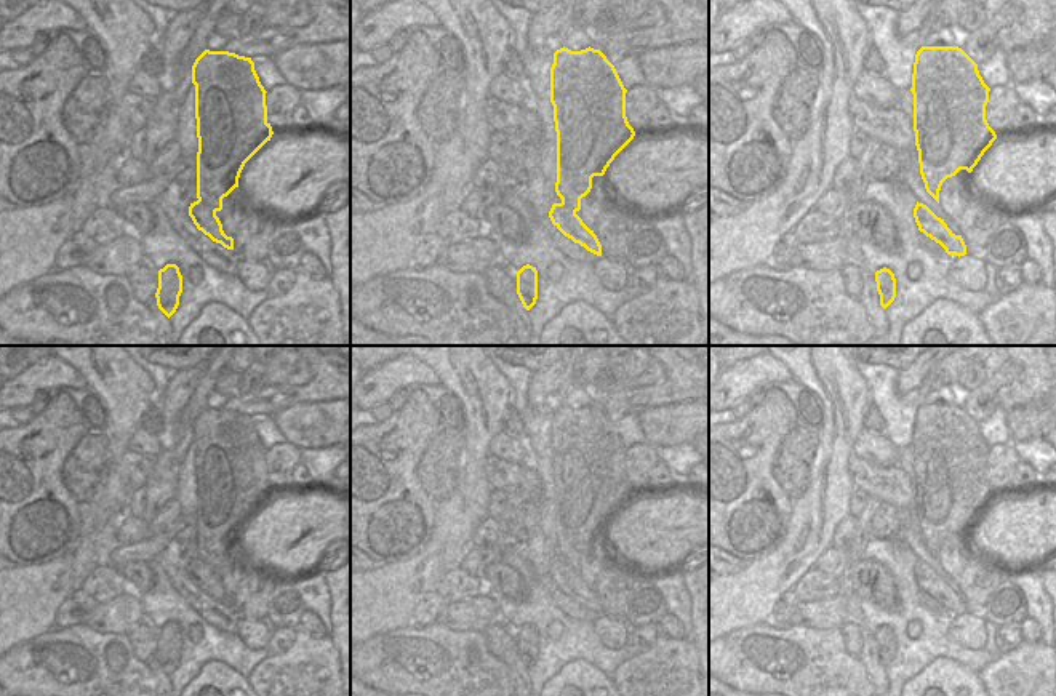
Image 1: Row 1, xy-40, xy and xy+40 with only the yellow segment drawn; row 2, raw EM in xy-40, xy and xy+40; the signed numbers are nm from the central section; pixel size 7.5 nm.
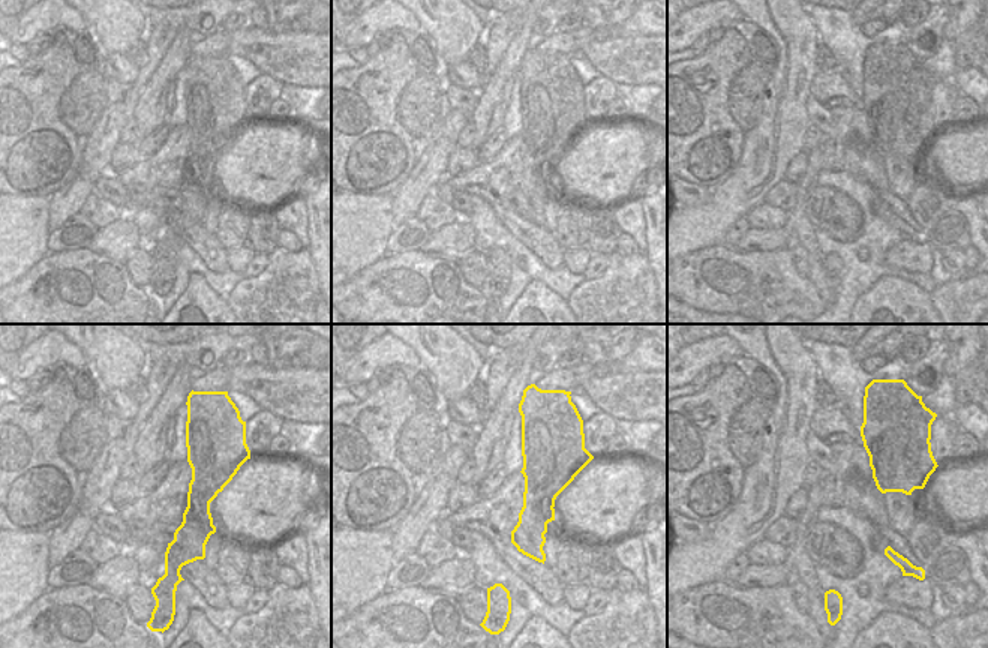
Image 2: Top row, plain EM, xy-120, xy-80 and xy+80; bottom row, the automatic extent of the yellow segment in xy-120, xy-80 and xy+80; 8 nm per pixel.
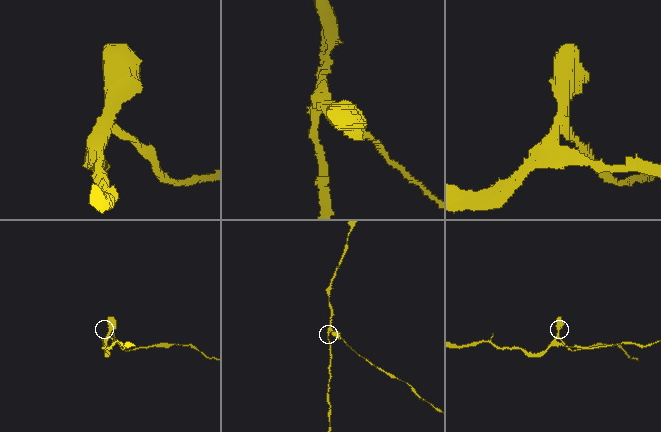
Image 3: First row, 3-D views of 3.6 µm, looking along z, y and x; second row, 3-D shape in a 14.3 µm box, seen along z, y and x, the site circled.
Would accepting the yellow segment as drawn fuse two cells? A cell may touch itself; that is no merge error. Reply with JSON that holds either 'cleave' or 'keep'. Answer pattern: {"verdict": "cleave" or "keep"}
{"verdict": "cleave"}

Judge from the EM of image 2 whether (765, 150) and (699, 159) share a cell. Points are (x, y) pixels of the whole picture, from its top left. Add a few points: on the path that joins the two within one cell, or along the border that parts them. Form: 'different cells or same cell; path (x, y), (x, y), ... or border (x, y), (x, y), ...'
different cells; border (745, 132), (741, 159), (721, 183)

